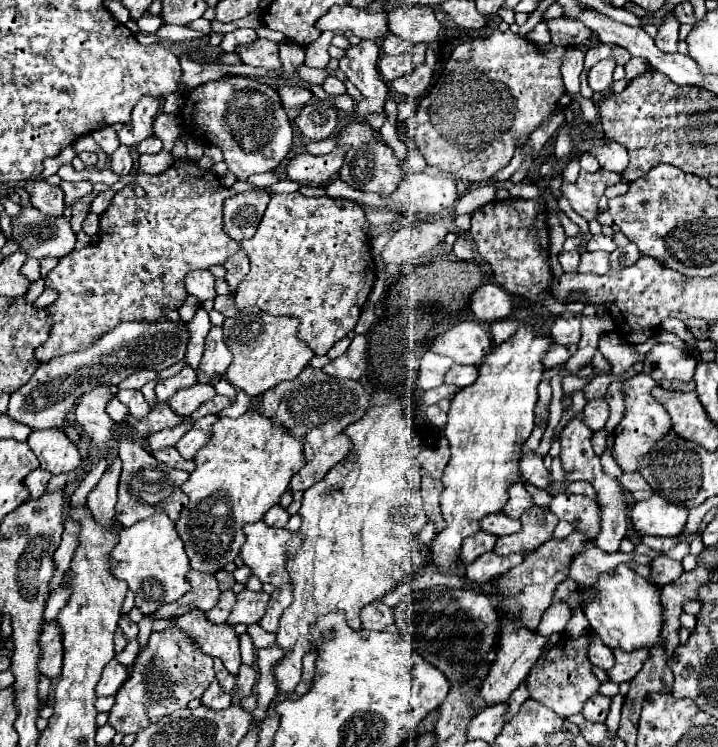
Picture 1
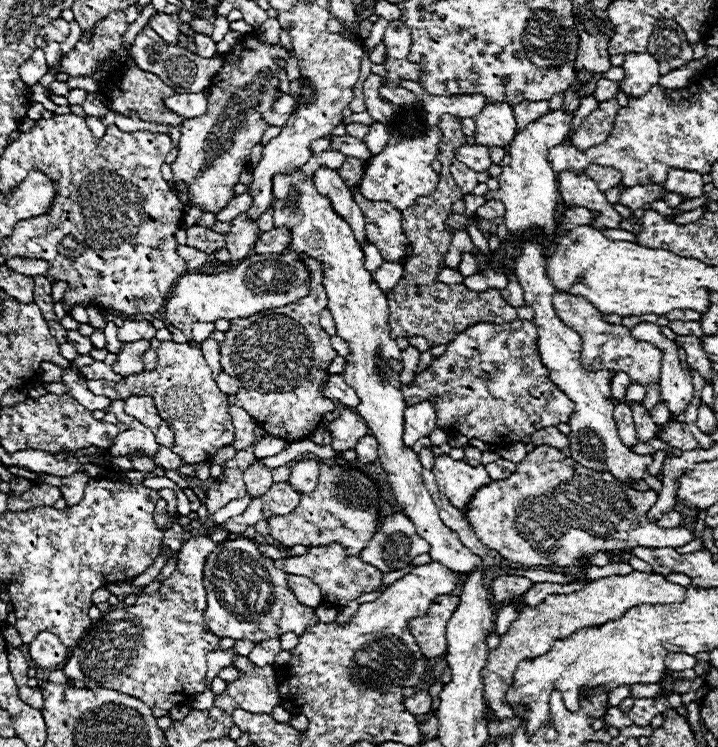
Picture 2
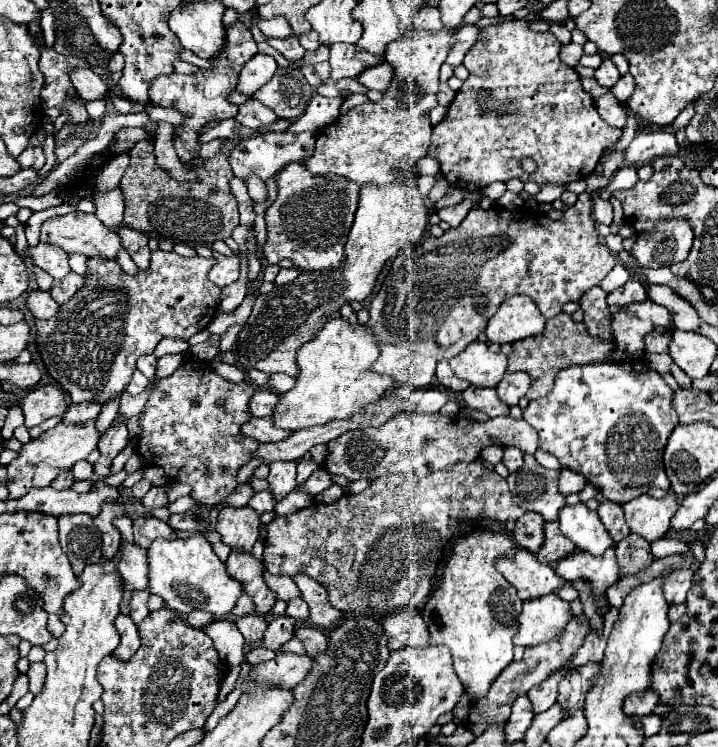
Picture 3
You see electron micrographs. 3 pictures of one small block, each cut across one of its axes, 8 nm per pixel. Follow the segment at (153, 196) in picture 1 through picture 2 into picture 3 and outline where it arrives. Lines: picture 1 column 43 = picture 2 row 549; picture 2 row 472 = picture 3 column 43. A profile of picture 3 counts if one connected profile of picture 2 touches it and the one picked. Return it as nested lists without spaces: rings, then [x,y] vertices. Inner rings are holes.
[[[154,250],[150,256],[150,268],[138,270],[134,276],[126,274],[116,260],[94,260],[94,256],[90,256],[86,264],[88,274],[84,276],[84,288],[72,296],[68,304],[62,304],[56,316],[34,322],[34,342],[48,374],[62,386],[64,392],[70,394],[70,400],[74,404],[80,404],[84,400],[100,400],[102,406],[126,390],[136,370],[138,356],[152,354],[156,344],[164,338],[188,340],[196,332],[204,330],[218,312],[220,288],[208,280],[208,270],[212,264],[216,264],[214,256],[184,258],[176,252]]]

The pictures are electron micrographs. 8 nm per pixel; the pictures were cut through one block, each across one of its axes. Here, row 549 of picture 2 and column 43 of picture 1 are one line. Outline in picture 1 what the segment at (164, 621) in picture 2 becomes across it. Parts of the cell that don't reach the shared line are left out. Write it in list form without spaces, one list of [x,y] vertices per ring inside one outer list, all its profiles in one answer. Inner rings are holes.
[[[46,180],[28,182],[26,192],[32,198],[32,206],[38,208],[48,218],[60,218],[64,210],[64,194],[60,186],[52,186]]]

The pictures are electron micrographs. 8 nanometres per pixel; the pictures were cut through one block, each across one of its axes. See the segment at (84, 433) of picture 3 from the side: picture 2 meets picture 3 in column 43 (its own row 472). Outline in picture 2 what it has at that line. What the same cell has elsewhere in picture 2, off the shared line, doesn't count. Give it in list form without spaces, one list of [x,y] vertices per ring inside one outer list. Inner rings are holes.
[[[450,456],[436,458],[434,474],[440,494],[444,494],[450,500],[450,504],[460,512],[466,510],[472,494],[478,488],[488,486],[492,482],[482,464],[470,466],[464,460],[452,460]]]

